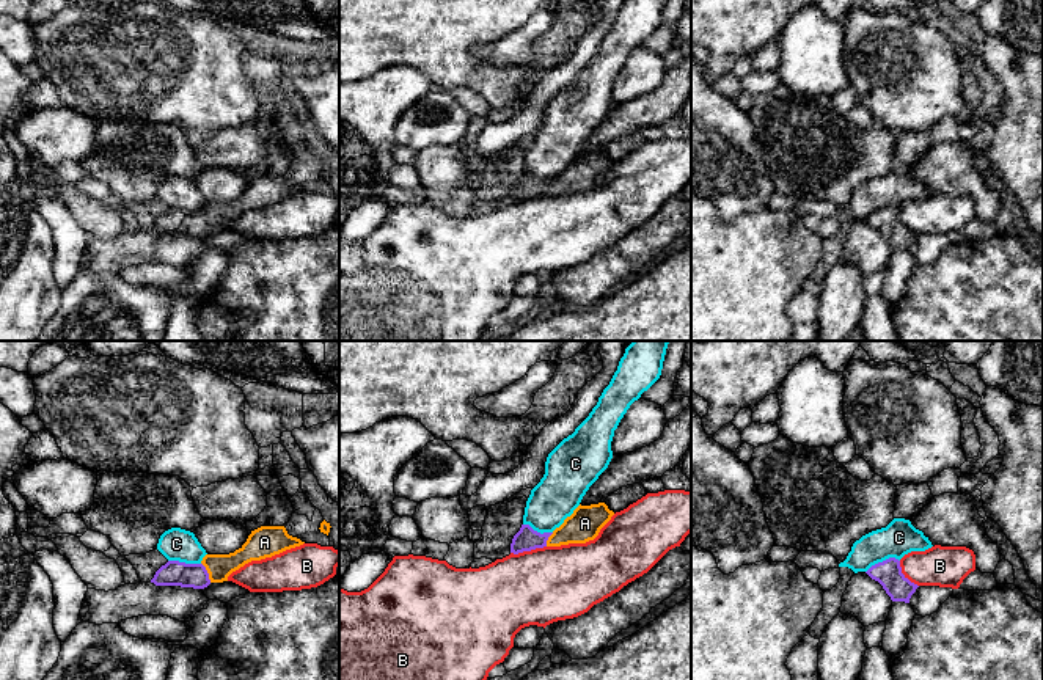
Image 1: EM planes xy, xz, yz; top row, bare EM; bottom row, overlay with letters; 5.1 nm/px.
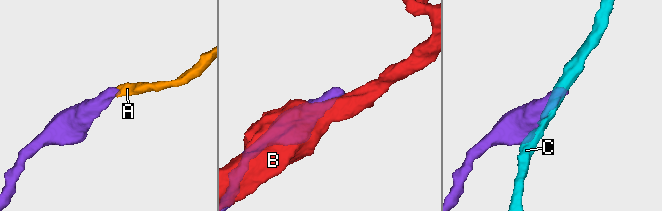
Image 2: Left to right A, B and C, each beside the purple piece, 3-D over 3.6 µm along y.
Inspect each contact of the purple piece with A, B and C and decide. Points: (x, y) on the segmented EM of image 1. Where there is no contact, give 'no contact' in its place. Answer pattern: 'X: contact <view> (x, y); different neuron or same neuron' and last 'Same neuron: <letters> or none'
A: contact xy (206, 572); same neuron
B: contact xz (528, 550); different neuron
C: contact yz (883, 561); different neuron
Same neuron: A

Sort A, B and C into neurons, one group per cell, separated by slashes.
A / B / C

